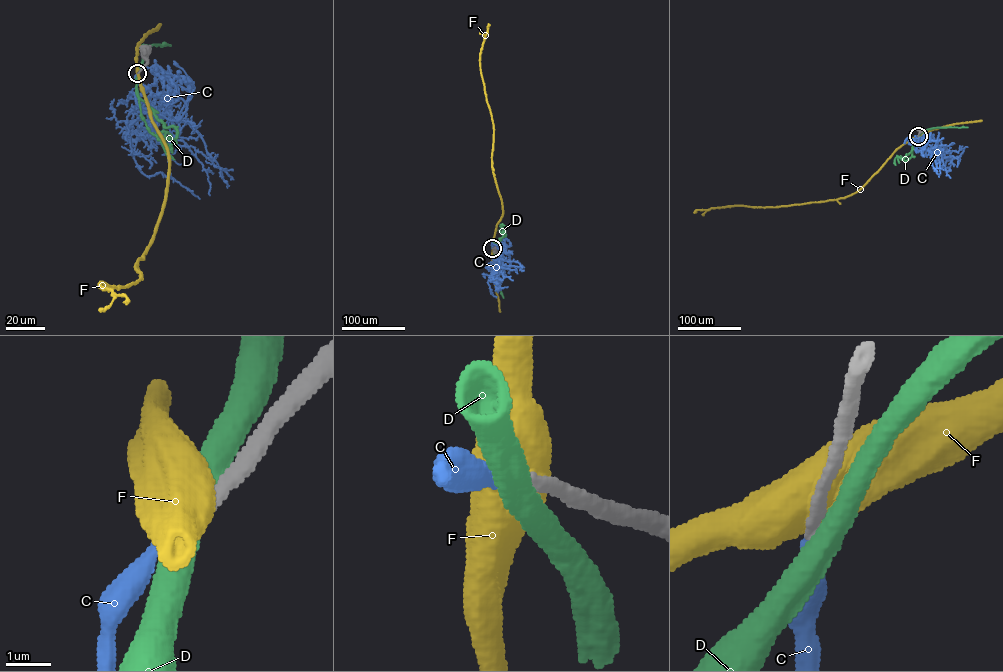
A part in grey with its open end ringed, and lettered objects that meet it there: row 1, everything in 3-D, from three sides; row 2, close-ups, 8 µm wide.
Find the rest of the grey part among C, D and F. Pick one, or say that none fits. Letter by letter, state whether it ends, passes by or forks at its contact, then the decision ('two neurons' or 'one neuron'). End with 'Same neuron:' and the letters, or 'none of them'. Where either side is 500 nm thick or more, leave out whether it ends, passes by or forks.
C: it ends there; one neuron
D: two neurons
F: two neurons
Same neuron: C

